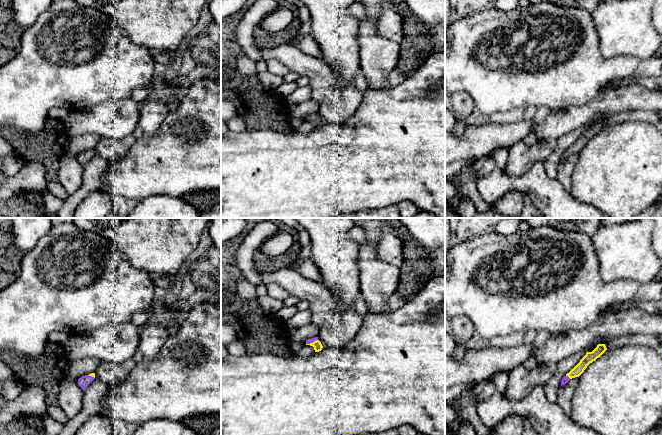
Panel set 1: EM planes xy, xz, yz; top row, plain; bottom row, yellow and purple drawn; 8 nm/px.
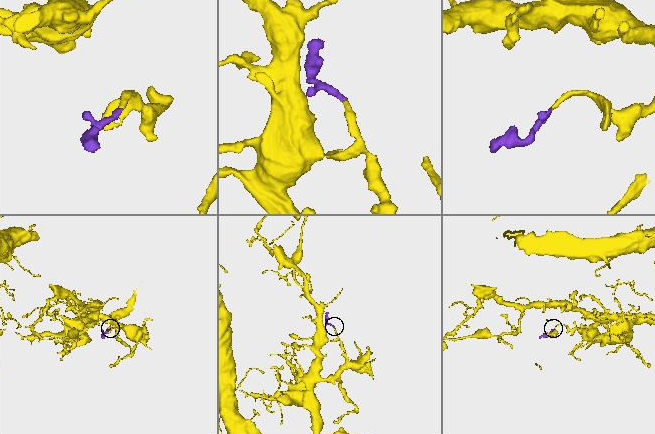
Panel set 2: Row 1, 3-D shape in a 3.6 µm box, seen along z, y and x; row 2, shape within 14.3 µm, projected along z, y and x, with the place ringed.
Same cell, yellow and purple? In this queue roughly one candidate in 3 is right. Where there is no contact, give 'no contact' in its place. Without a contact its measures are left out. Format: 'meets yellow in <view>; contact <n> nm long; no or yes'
meets yellow in xz; contact 100 nm long; yes

